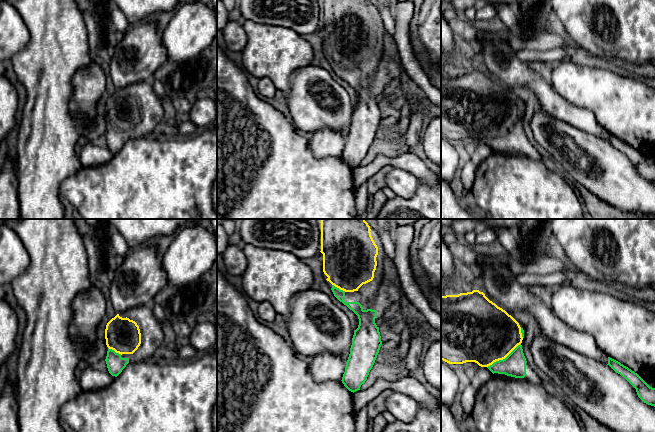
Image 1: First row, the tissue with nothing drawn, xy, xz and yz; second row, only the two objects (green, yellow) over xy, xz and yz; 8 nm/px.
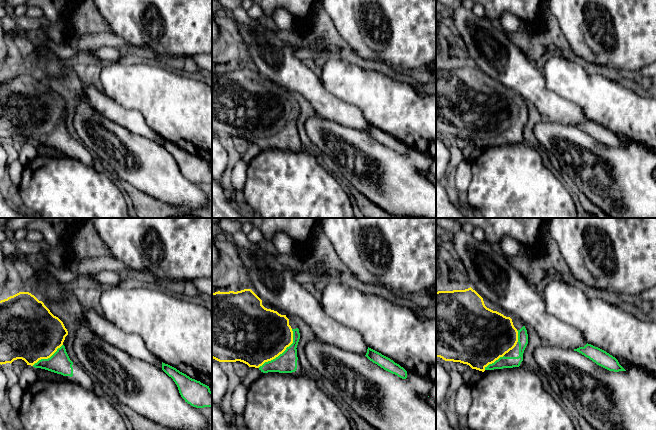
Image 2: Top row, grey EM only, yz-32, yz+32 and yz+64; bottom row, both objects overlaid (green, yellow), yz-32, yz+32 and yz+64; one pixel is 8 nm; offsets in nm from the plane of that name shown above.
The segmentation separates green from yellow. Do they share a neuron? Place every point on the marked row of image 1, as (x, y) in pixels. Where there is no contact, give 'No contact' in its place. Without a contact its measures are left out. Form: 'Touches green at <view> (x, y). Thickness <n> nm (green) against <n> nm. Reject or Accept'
Touches green at yz (503, 359). Thickness 190 nm (green) against 480 nm. Accept

